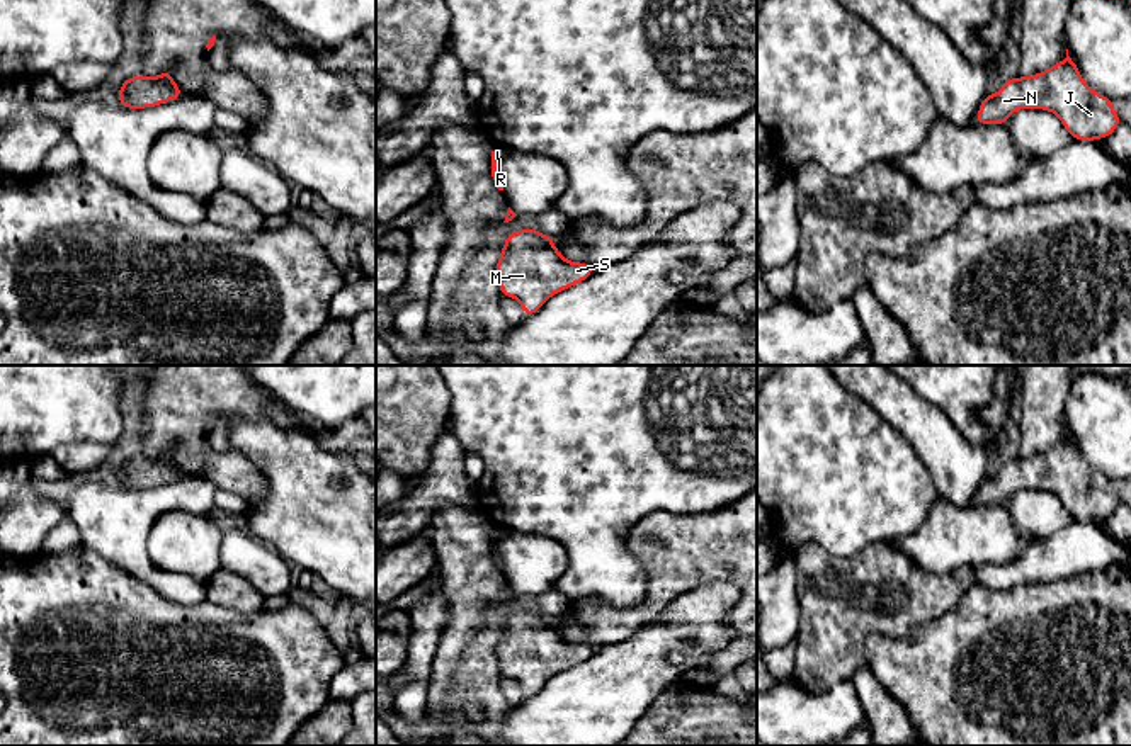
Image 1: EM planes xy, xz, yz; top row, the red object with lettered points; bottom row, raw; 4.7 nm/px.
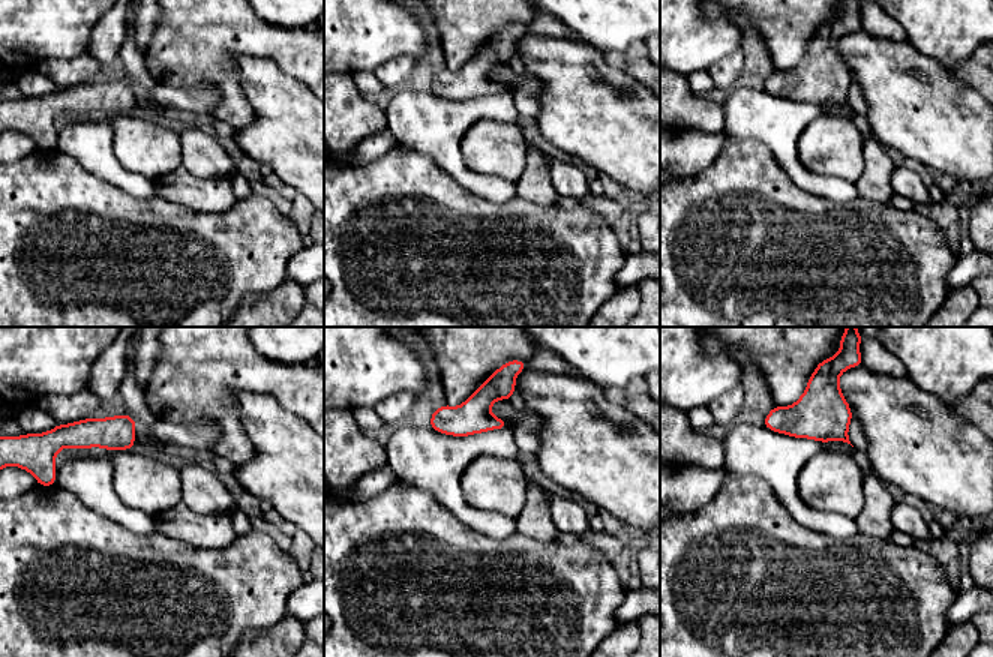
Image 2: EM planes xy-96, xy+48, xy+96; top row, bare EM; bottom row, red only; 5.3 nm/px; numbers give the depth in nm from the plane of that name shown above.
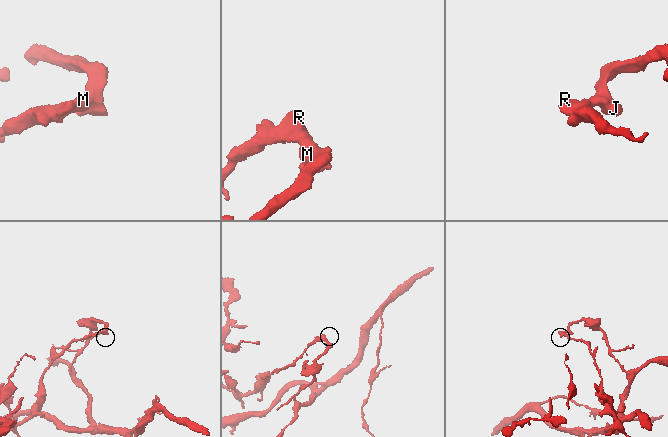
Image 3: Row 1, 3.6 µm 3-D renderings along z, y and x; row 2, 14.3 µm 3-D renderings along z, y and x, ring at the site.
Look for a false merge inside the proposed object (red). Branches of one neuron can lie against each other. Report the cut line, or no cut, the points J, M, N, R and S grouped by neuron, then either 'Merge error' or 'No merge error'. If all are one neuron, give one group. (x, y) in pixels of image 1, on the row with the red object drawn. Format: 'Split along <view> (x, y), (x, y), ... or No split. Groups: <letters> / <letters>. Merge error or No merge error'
No split. Groups: J M N R S. No merge error

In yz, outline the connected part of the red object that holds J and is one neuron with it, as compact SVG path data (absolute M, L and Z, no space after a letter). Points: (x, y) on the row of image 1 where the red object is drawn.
M1068 49L1061 63L1036 75L1009 78L997 93L986 95L980 104L976 124L1007 124L1022 107L1056 114L1078 141L1109 138L1121 122L1112 100L1083 82Z

